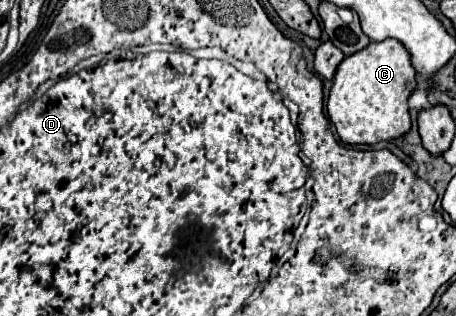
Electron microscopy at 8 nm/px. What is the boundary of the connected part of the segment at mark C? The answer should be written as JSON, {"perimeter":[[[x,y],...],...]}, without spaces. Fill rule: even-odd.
{"perimeter":[[[398,40],[370,42],[366,50],[346,56],[342,64],[338,64],[326,104],[328,116],[336,126],[340,140],[350,146],[376,144],[408,132],[408,96],[416,84],[414,74],[410,54],[402,48],[402,44],[398,44]]]}

